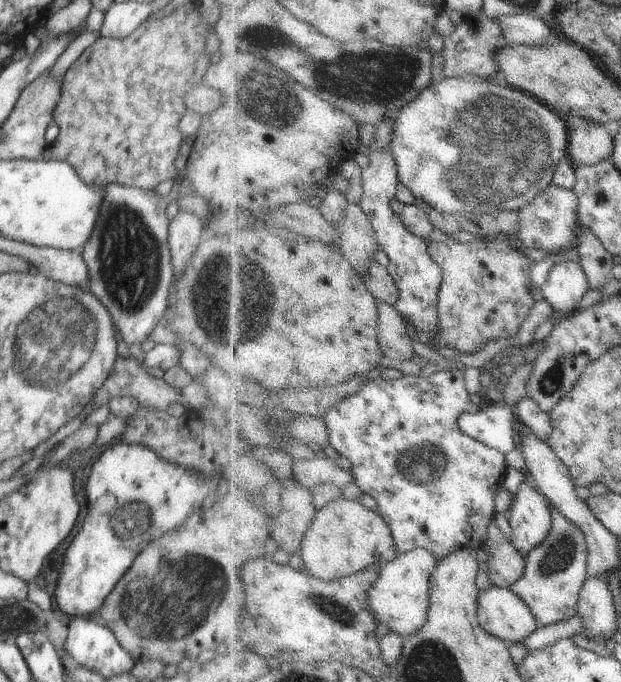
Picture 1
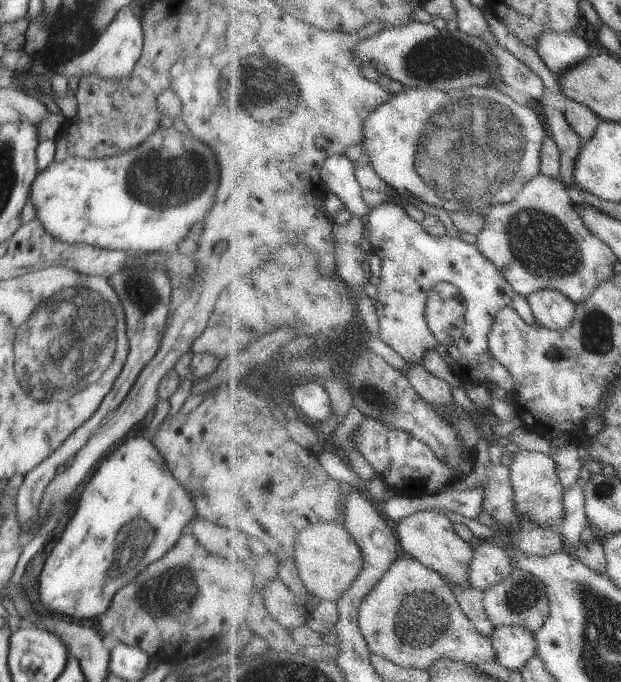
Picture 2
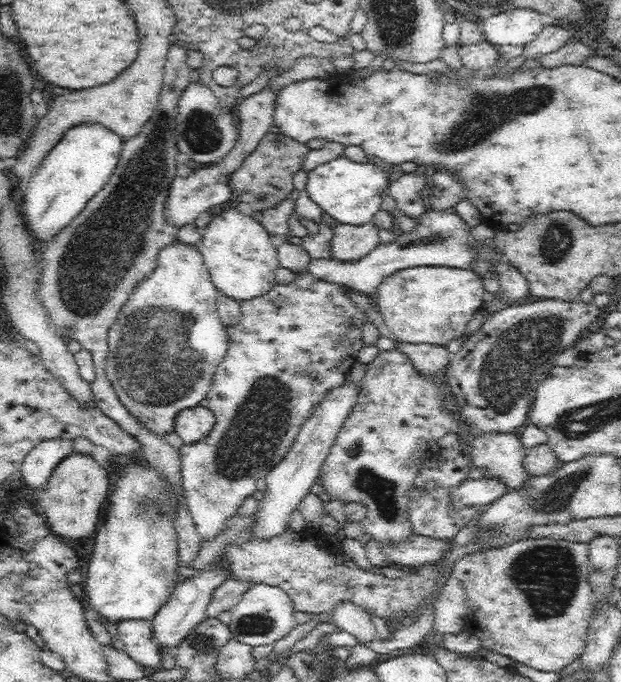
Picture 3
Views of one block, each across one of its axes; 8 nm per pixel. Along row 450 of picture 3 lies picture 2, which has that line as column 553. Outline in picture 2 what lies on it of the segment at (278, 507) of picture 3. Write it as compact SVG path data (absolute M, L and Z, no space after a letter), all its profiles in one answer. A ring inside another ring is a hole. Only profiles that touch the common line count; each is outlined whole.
M546 287L529 297L538 320L554 330L566 330L575 323L578 304L564 291Z

